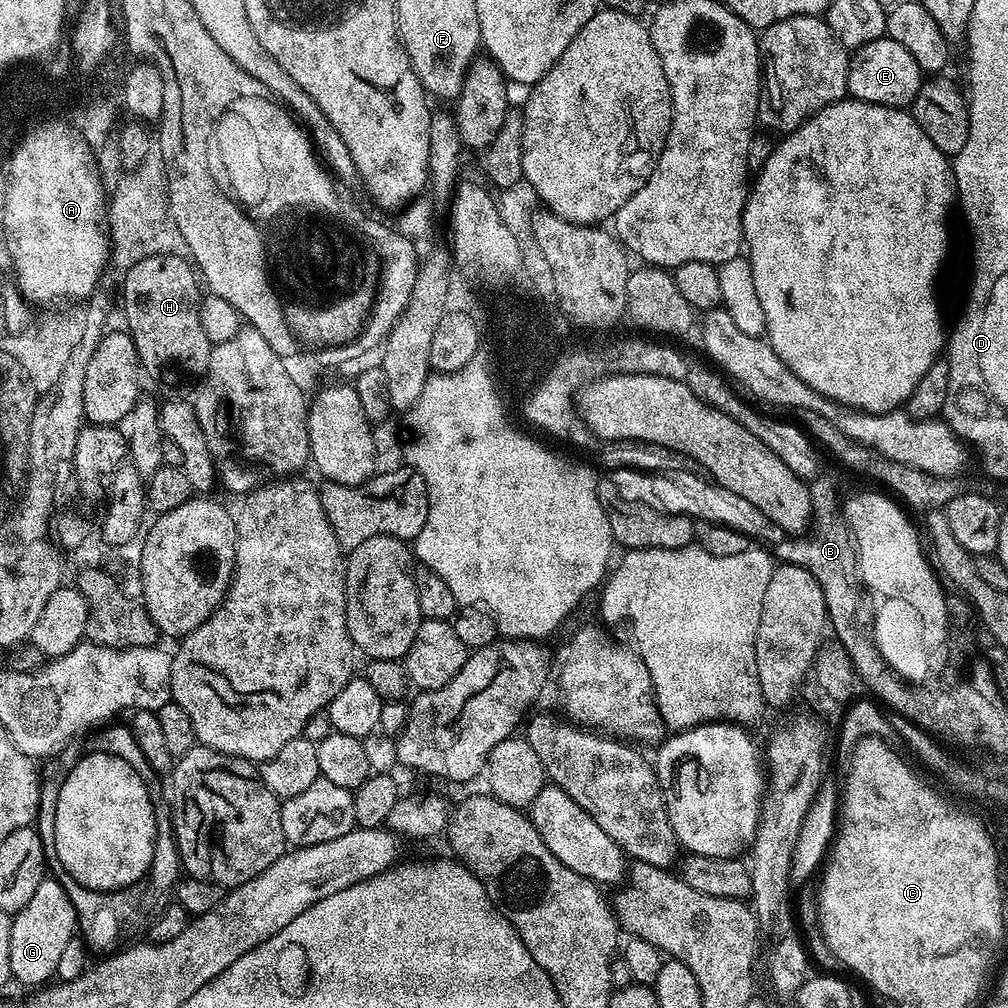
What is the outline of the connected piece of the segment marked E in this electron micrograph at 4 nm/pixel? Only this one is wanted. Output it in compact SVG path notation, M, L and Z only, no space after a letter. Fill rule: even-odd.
M883 35L866 46L855 49L848 61L848 96L854 100L881 104L887 108L904 108L911 105L922 83L918 62L898 42Z

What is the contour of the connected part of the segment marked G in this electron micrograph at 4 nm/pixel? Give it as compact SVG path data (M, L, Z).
M45 878L34 890L34 895L22 910L12 916L10 926L10 970L12 980L20 984L36 984L32 986L44 986L55 977L58 970L58 961L64 947L70 943L70 938L77 935L76 912L66 890L53 878Z

